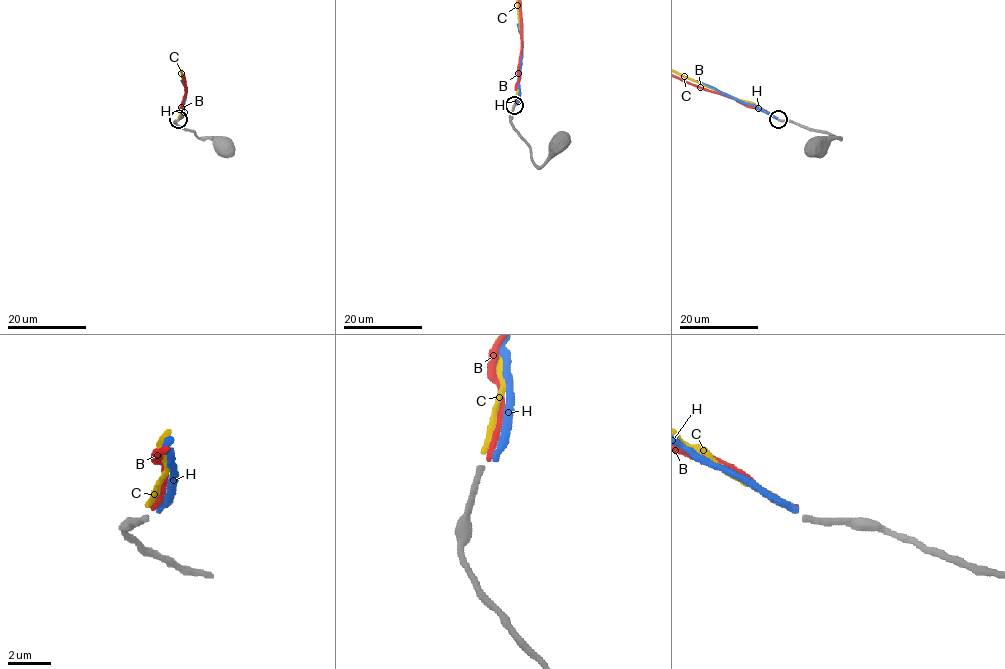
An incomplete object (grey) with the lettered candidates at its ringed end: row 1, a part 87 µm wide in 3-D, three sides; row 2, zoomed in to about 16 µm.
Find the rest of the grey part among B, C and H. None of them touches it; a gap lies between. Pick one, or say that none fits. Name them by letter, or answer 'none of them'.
B

